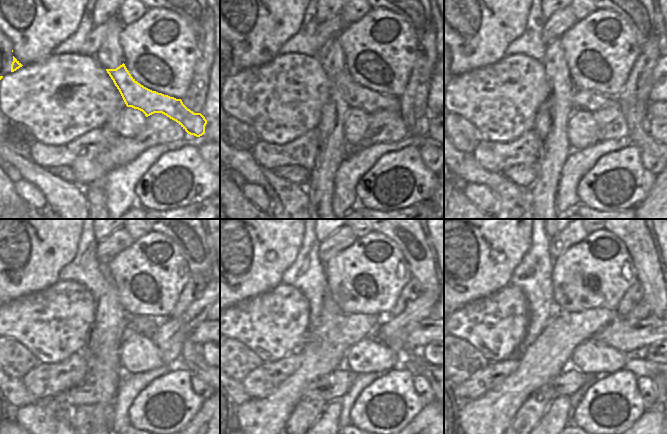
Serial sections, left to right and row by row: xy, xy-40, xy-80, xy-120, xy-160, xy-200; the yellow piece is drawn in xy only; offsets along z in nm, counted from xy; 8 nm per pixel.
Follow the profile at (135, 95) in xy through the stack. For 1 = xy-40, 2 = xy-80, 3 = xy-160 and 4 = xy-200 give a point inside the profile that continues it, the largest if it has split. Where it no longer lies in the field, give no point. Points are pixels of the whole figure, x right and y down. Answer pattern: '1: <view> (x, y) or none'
1: xy-40 (358, 97)
2: xy-80 (592, 101)
3: xy-160 (417, 351)
4: xy-200 (641, 353)

